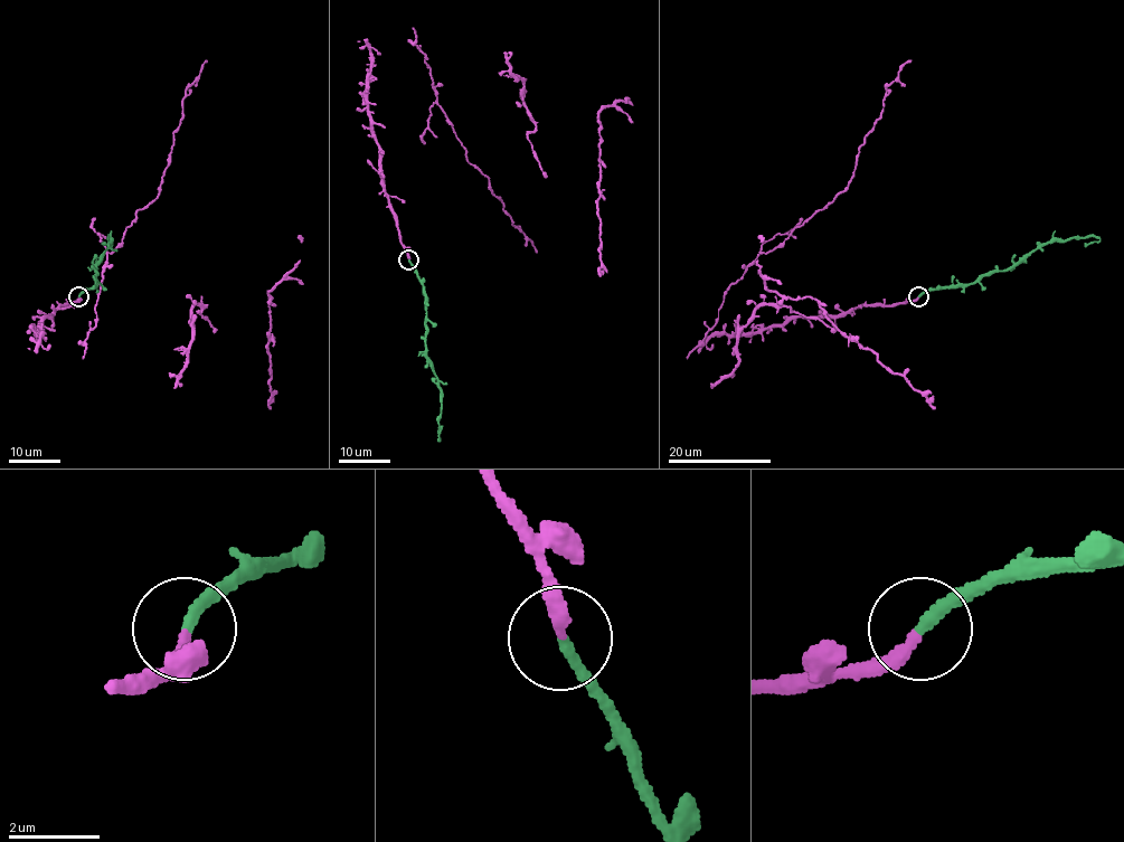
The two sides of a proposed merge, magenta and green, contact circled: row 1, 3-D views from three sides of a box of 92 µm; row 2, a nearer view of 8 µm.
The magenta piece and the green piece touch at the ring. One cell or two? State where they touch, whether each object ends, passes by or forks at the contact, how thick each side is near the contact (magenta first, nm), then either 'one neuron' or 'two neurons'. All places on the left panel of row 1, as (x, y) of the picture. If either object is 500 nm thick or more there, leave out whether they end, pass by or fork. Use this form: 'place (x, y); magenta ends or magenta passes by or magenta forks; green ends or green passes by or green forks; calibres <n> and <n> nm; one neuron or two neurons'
place (78, 296); magenta ends; green ends; calibres 280 and 260 nm; one neuron

